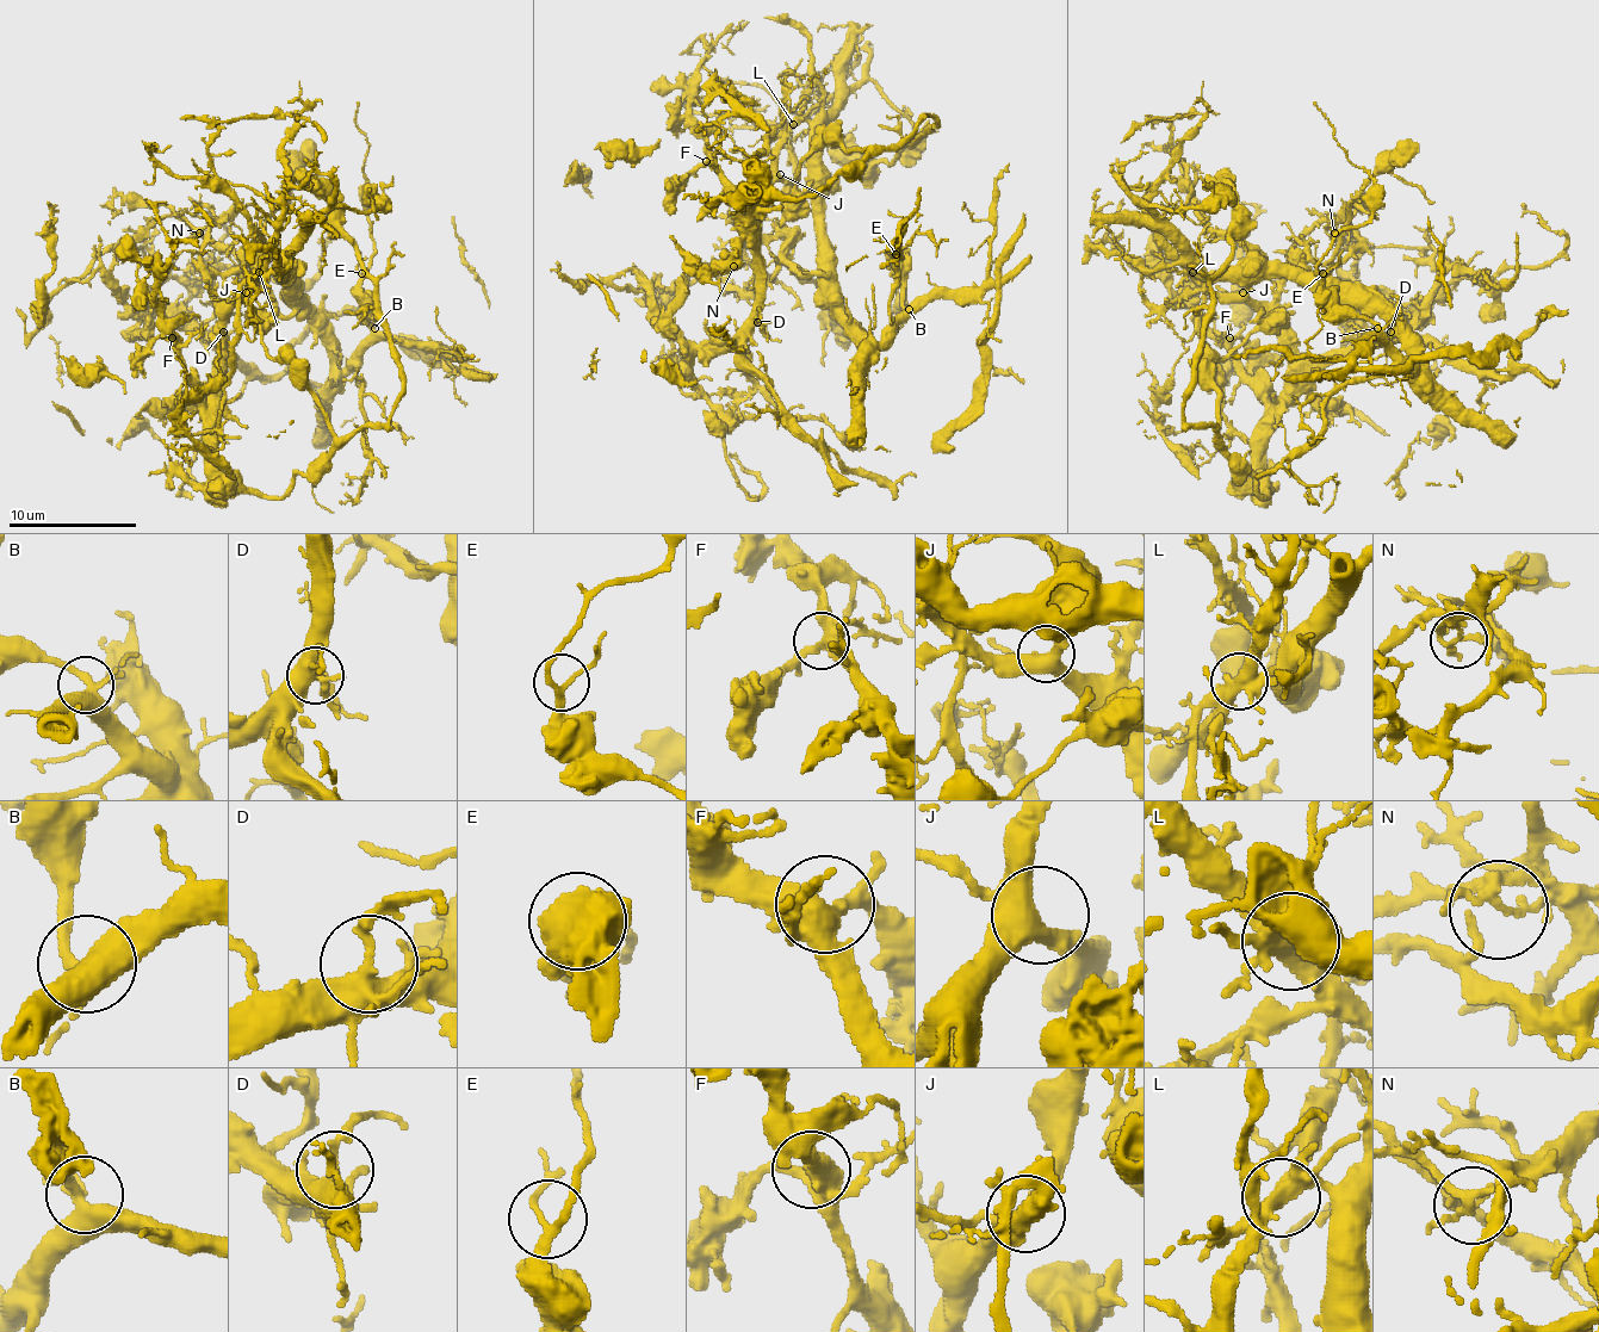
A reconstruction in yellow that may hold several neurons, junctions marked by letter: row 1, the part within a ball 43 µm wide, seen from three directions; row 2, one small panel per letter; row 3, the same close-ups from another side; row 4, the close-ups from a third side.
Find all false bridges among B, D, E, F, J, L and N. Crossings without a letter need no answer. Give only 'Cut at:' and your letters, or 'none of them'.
Cut at: L, N

